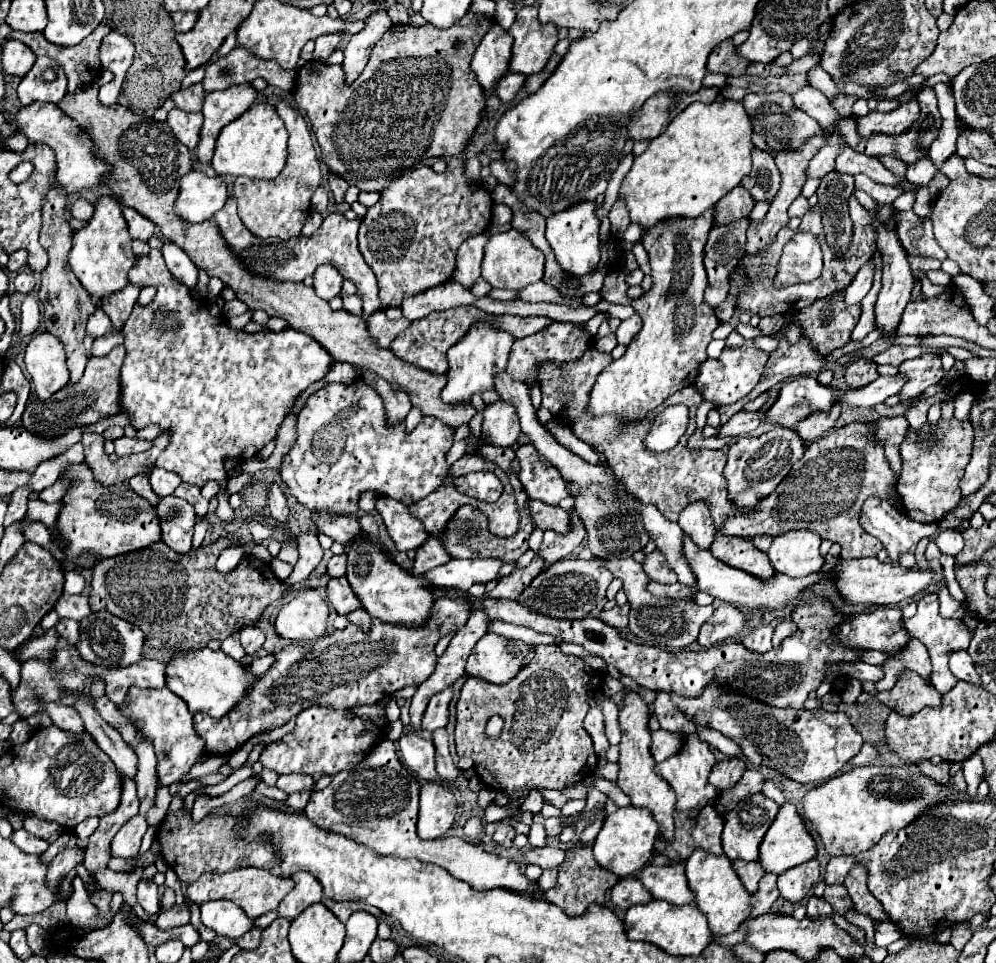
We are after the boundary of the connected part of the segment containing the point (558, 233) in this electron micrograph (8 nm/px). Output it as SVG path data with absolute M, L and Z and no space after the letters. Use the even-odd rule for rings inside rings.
M583 202L583 206L575 206L575 210L565 210L563 214L555 214L555 218L547 218L547 232L545 232L555 258L565 274L573 278L581 278L599 270L599 220L595 216L595 204Z

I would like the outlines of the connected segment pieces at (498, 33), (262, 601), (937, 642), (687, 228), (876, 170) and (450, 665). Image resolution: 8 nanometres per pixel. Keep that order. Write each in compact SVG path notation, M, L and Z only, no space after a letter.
M495 22L477 44L471 60L471 70L477 74L477 80L485 90L493 88L499 74L507 70L511 58L511 42L513 38L509 32L503 30L499 22Z
M219 538L217 542L209 546L199 546L191 548L187 554L179 554L165 546L163 542L155 542L143 550L135 550L123 556L107 558L97 562L93 568L93 580L91 580L91 596L89 596L89 606L93 612L97 610L107 610L113 616L119 616L133 626L141 628L145 632L145 646L161 648L167 650L171 656L179 652L193 652L203 648L211 638L225 640L231 634L237 634L245 626L257 626L261 614L265 608L289 594L291 586L281 582L265 562L255 560L255 558L245 558L235 570L229 574L217 572L215 560L219 552L227 546L239 546L239 540L231 538Z
M931 592L931 594L925 594L919 598L917 602L917 614L911 618L911 620L905 620L905 628L911 636L915 636L917 640L921 640L925 644L925 648L929 650L929 656L931 656L931 662L933 662L933 670L931 670L931 684L935 686L935 690L939 690L941 694L949 692L953 686L955 686L955 676L951 674L949 666L947 666L947 658L949 658L949 652L953 650L967 650L969 642L971 642L971 630L965 626L965 624L957 624L957 620L947 620L947 618L941 618L939 616L939 600L937 600L937 594Z
M711 208L691 222L667 222L659 234L643 236L643 246L651 262L653 288L639 300L633 302L624 293L622 281L625 272L622 269L606 275L600 291L602 299L613 304L633 306L643 318L643 328L627 352L597 376L587 404L587 412L593 418L615 414L617 418L623 418L623 422L639 422L665 398L669 398L669 394L681 390L683 386L695 384L697 368L707 358L705 350L711 342L711 334L719 326L713 308L709 308L703 300L703 290L707 288L703 246L713 226L713 216L715 210Z
M845 146L839 152L835 160L835 168L837 172L847 172L847 174L867 174L871 180L879 184L901 184L905 190L915 190L915 186L909 184L905 176L891 174L877 158L855 152L851 146Z
M479 610L479 612L473 612L473 614L469 616L469 620L467 620L467 624L453 636L453 640L449 642L449 646L447 646L447 650L443 652L443 656L439 656L437 666L435 666L435 672L433 672L425 682L421 682L421 684L417 686L417 692L415 692L415 696L411 698L411 704L409 704L411 724L413 724L415 730L419 730L419 722L421 722L421 718L423 718L423 712L425 712L427 702L431 700L431 696L437 694L437 692L441 692L441 690L445 690L445 688L449 688L459 676L465 674L465 662L467 662L467 658L469 658L475 642L483 636L483 632L487 632L487 622L489 622L489 618L487 618L481 610Z

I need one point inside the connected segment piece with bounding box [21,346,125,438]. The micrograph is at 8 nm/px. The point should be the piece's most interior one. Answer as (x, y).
(79, 404)

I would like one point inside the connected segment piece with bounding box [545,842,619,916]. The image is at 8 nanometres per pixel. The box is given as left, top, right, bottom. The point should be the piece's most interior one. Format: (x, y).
(581, 880)

